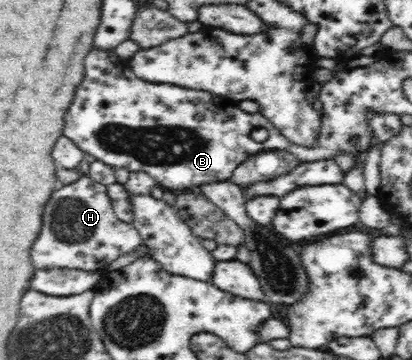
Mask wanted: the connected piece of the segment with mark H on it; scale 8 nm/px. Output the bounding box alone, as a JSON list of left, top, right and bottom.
[30,175,143,271]

